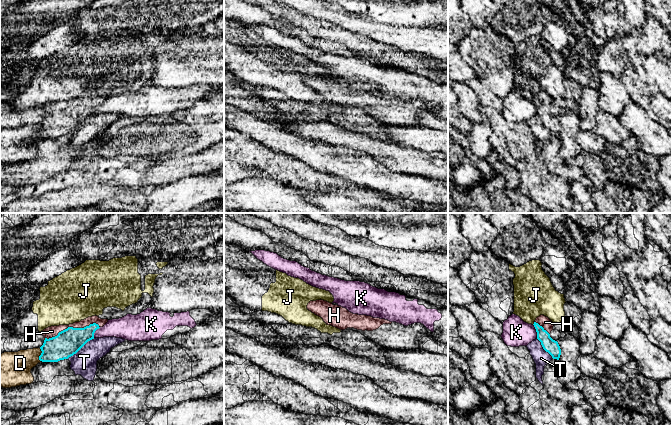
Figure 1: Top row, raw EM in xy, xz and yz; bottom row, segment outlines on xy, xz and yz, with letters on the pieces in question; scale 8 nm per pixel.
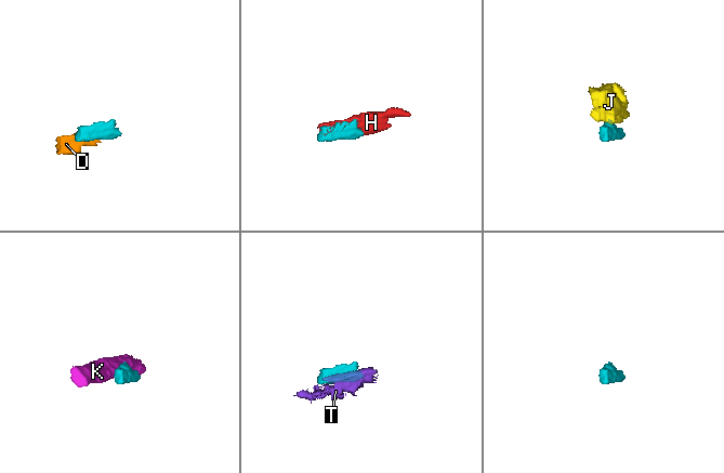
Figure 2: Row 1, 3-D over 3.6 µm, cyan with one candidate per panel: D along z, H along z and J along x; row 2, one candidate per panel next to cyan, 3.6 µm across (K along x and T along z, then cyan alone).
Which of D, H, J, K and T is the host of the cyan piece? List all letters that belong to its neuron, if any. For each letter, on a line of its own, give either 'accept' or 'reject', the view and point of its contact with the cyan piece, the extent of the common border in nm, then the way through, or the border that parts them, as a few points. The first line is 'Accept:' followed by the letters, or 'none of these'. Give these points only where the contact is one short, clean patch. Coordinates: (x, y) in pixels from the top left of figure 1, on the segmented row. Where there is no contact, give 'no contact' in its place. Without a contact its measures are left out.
Accept: H
D: reject; meets cyan in xy at (40, 355); contact 110 nm long; border along xy (39, 348), (41, 351), (40, 361)
H: accept; meets cyan in xy at (72, 327); contact 460 nm long
J: reject; meets cyan in yz at (534, 323); contact 30 nm long; border along yz (534, 322), (532, 324)
K: reject; meets cyan in yz at (536, 331); contact 120 nm long; border along yz (533, 324), (537, 338)
T: reject; meets cyan in xy at (80, 348); contact 280 nm long

